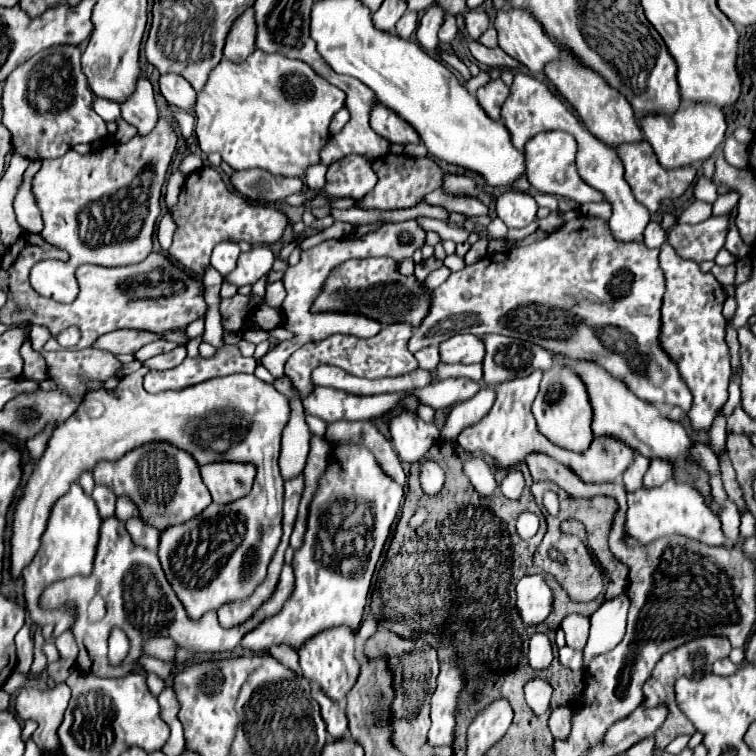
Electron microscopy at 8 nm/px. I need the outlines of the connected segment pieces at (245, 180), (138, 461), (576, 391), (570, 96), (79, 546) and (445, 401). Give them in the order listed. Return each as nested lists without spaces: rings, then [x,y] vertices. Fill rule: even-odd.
[[[241,170],[231,174],[233,188],[249,200],[257,202],[277,202],[285,196],[303,190],[303,182],[299,178],[273,176],[261,170]]]
[[[149,442],[141,448],[133,448],[115,462],[99,462],[93,468],[93,478],[109,486],[117,496],[129,494],[139,506],[139,516],[159,530],[183,524],[191,516],[199,516],[211,504],[211,494],[201,480],[195,458],[169,442]]]
[[[557,362],[553,364],[551,370],[545,372],[545,376],[541,380],[539,394],[533,402],[533,416],[537,420],[539,432],[545,434],[551,442],[555,442],[561,448],[567,448],[573,452],[583,452],[589,448],[589,444],[593,440],[593,432],[591,432],[593,412],[591,412],[587,390],[577,374],[573,374],[567,368],[561,368]]]
[[[567,50],[561,52],[559,62],[551,62],[545,68],[545,76],[551,80],[551,84],[559,90],[559,94],[573,106],[573,110],[583,120],[585,128],[599,138],[603,144],[617,148],[627,142],[641,142],[643,134],[639,128],[639,120],[633,114],[633,108],[627,104],[625,96],[621,96],[617,90],[613,90],[601,76],[591,72],[589,68],[583,68]]]
[[[73,482],[69,492],[61,496],[49,514],[47,528],[41,536],[41,546],[35,554],[35,558],[23,568],[23,596],[27,610],[31,614],[31,620],[35,624],[53,624],[53,636],[57,638],[63,634],[67,628],[71,628],[74,622],[74,607],[70,604],[56,610],[41,610],[39,608],[39,596],[41,592],[55,580],[71,578],[71,576],[89,576],[93,570],[93,560],[95,560],[95,550],[99,542],[99,526],[101,526],[101,516],[97,512],[95,500],[83,492],[83,488]]]
[[[447,378],[433,386],[417,388],[415,394],[423,404],[429,404],[433,408],[449,408],[457,402],[473,398],[479,392],[479,388],[481,384],[469,378]]]

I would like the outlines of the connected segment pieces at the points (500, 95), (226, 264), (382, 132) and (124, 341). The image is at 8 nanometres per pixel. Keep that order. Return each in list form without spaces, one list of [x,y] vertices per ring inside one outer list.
[[[491,80],[489,84],[481,86],[477,92],[479,92],[479,104],[481,104],[481,108],[493,120],[499,120],[501,118],[501,106],[503,106],[505,98],[509,96],[509,88],[501,80]]]
[[[221,242],[215,246],[213,256],[211,256],[211,266],[221,274],[227,276],[229,272],[233,272],[237,258],[239,258],[239,246],[235,242]]]
[[[375,102],[371,108],[371,128],[391,144],[419,144],[419,134],[391,108]]]
[[[115,330],[115,332],[109,332],[105,336],[99,336],[95,342],[93,342],[93,348],[99,348],[99,350],[107,350],[111,352],[113,356],[119,356],[119,354],[133,354],[137,352],[141,346],[153,342],[153,340],[159,340],[161,336],[159,334],[153,334],[153,332],[139,332],[139,330]]]

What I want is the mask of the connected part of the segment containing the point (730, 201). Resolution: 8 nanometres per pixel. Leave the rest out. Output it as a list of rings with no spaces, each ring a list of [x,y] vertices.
[[[733,190],[731,194],[725,194],[725,196],[719,196],[713,204],[713,216],[723,216],[723,214],[729,214],[731,208],[739,202],[739,194]]]

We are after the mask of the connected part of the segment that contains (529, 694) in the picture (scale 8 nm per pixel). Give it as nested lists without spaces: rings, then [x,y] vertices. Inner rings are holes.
[[[533,678],[525,684],[527,704],[536,715],[546,712],[546,707],[550,705],[552,692],[553,688],[543,678]]]

